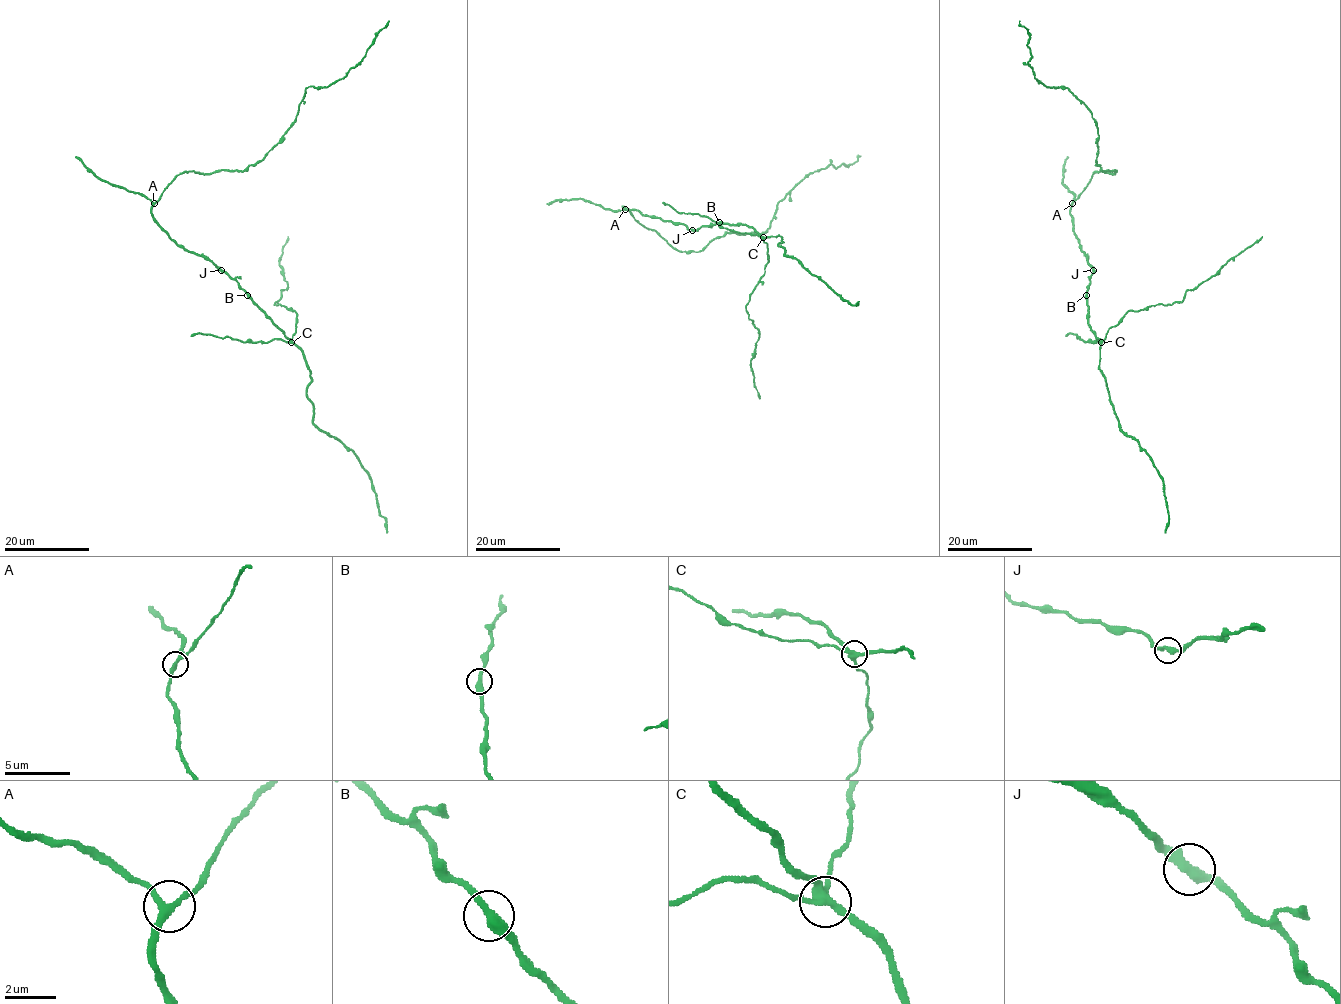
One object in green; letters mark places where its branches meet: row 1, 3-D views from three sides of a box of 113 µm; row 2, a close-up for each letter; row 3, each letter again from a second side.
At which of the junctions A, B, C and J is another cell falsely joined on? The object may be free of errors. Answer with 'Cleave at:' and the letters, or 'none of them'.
Cleave at: C

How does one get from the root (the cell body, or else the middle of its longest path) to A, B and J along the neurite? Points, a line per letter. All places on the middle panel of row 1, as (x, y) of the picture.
A: (642, 214), (623, 206), (625, 209)
B: (642, 214), (681, 222), (693, 230), (719, 222)
J: (642, 214), (681, 222), (692, 230)

